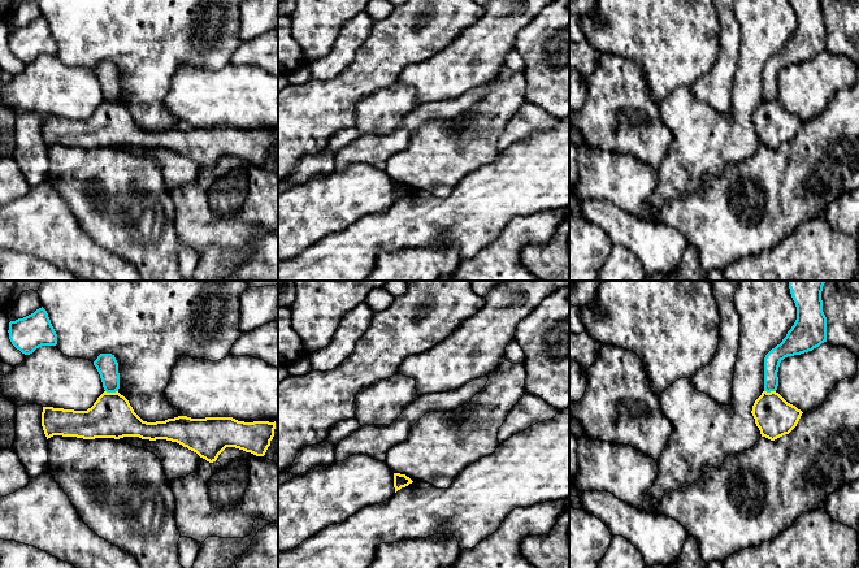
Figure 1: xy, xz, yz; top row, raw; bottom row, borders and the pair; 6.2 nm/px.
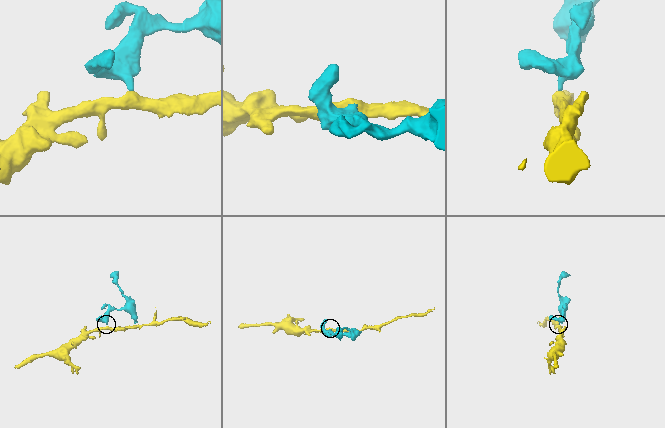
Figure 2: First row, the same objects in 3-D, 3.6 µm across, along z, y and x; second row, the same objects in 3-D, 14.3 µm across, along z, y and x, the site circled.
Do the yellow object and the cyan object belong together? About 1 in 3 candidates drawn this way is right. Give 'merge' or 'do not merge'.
do not merge

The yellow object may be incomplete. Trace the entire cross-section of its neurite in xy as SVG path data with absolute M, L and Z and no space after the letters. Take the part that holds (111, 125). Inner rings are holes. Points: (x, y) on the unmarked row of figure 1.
M104 100L87 120L43 116L42 135L47 148L53 144L83 148L123 146L166 148L213 172L226 156L264 165L274 146L276 130L244 131L233 126L178 125L147 131L118 100Z

